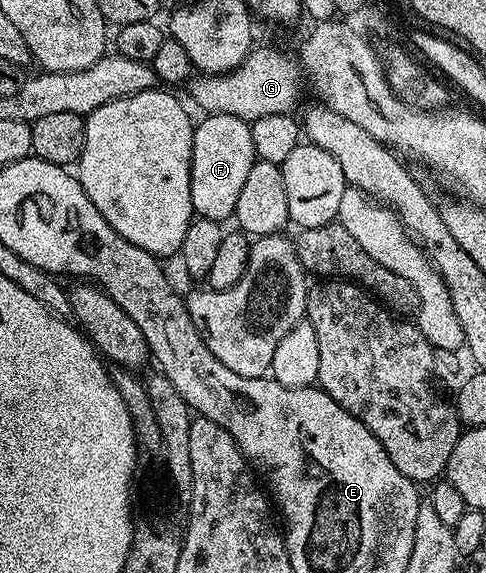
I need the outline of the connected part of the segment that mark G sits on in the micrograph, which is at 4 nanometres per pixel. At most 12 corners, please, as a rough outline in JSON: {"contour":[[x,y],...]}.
{"contour":[[257,46],[232,71],[191,80],[201,112],[290,115],[300,71]]}

